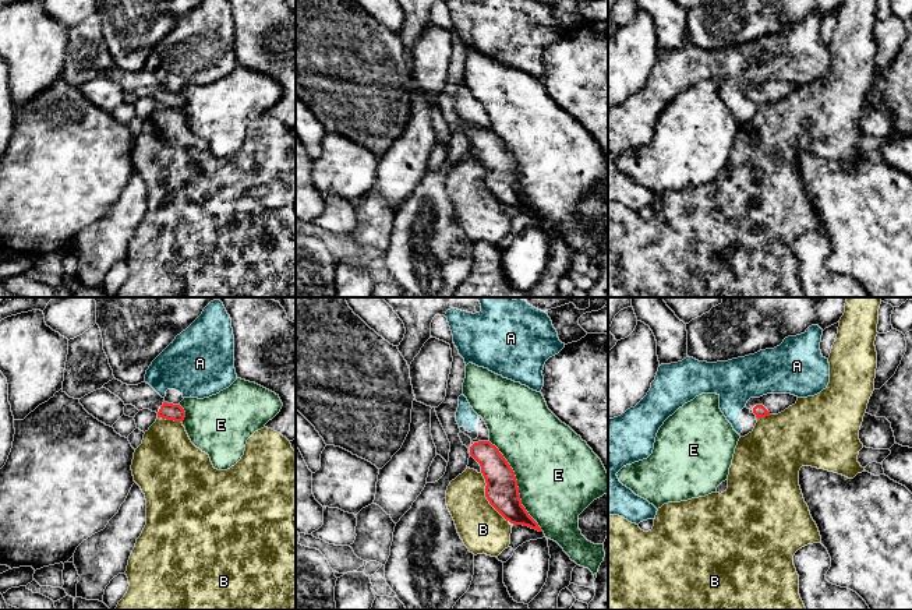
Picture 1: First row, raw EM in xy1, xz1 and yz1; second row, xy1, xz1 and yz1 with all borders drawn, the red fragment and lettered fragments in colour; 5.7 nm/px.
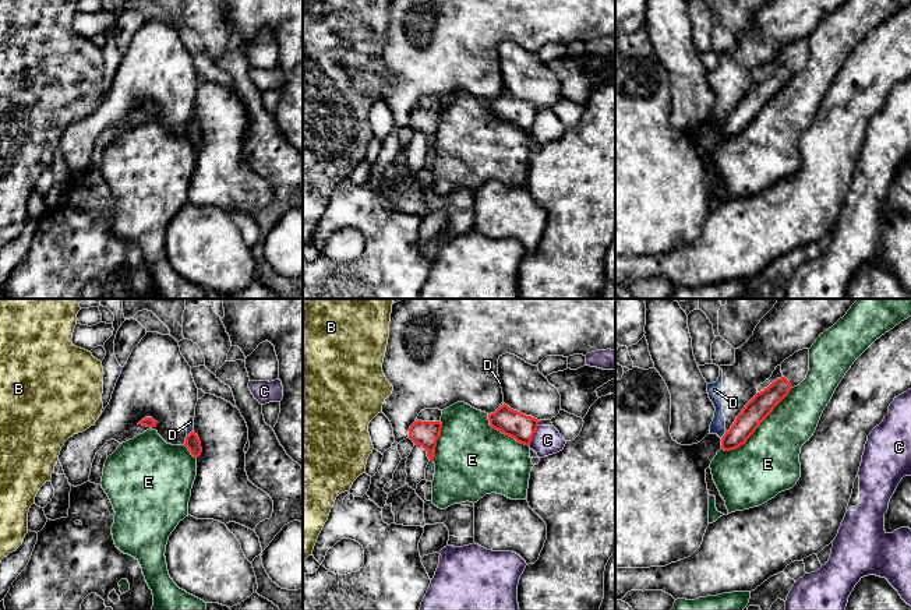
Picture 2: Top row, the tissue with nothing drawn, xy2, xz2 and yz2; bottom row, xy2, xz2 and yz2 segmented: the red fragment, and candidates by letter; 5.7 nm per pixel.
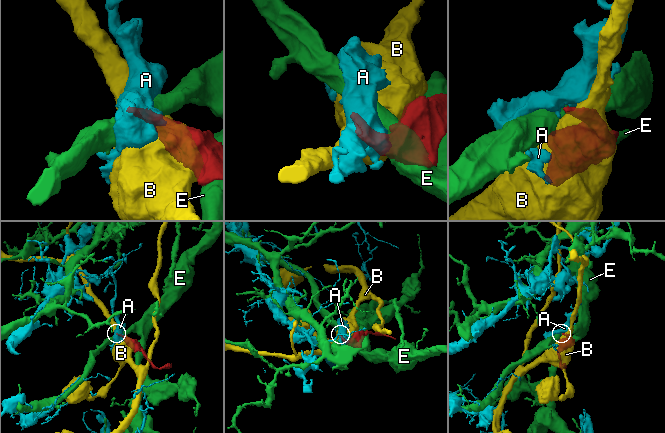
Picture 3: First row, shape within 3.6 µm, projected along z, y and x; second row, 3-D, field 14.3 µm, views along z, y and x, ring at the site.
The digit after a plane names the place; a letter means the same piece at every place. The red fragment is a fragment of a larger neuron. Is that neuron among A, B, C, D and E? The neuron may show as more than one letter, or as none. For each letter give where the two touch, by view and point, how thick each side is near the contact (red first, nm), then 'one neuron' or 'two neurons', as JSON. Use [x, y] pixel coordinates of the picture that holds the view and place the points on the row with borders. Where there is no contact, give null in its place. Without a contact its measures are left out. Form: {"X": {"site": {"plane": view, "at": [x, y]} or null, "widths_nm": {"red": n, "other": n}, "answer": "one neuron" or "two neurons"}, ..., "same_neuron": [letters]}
{"A": {"site": {"plane": "xz1", "at": [512, 522]}, "widths_nm": {"red": 190, "other": 20}, "answer": "two neurons"}, "B": {"site": {"plane": "xz1", "at": [485, 496]}, "widths_nm": {"red": 190, "other": 280}, "answer": "two neurons"}, "C": {"site": {"plane": "xz2", "at": [533, 434]}, "widths_nm": {"red": 150, "other": 160}, "answer": "two neurons"}, "D": {"site": {"plane": "yz2", "at": [724, 434]}, "widths_nm": {"red": 140, "other": 90}, "answer": "two neurons"}, "E": {"site": {"plane": "xz1", "at": [516, 486]}, "widths_nm": {"red": 190, "other": 480}, "answer": "two neurons"}, "same_neuron": []}

